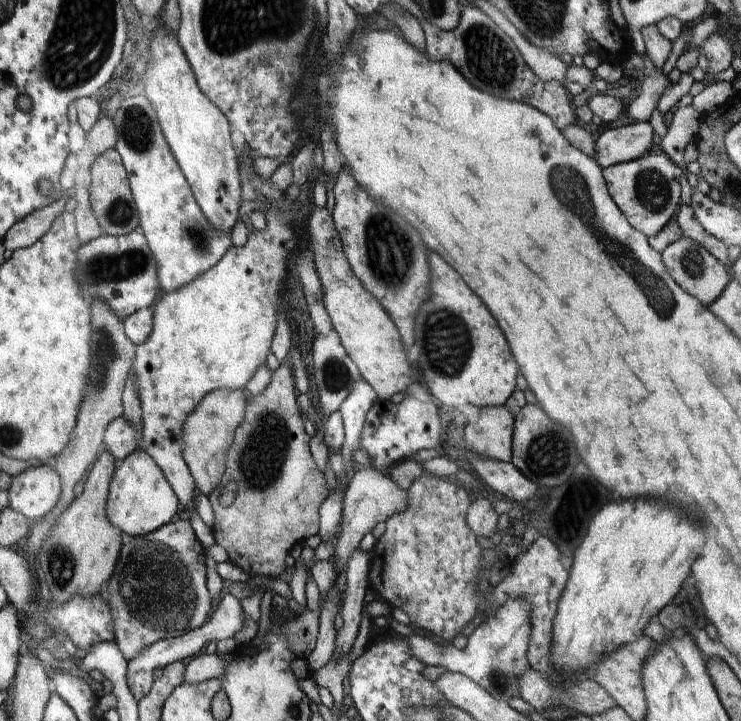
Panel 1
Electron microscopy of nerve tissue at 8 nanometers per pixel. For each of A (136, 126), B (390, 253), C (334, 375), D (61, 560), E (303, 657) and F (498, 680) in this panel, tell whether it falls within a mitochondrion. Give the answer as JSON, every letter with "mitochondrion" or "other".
{"A":"mitochondrion","B":"mitochondrion","C":"mitochondrion","D":"mitochondrion","E":"other","F":"mitochondrion"}

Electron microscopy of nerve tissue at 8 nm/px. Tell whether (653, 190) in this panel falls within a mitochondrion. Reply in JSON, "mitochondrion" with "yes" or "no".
{"mitochondrion":"yes"}

